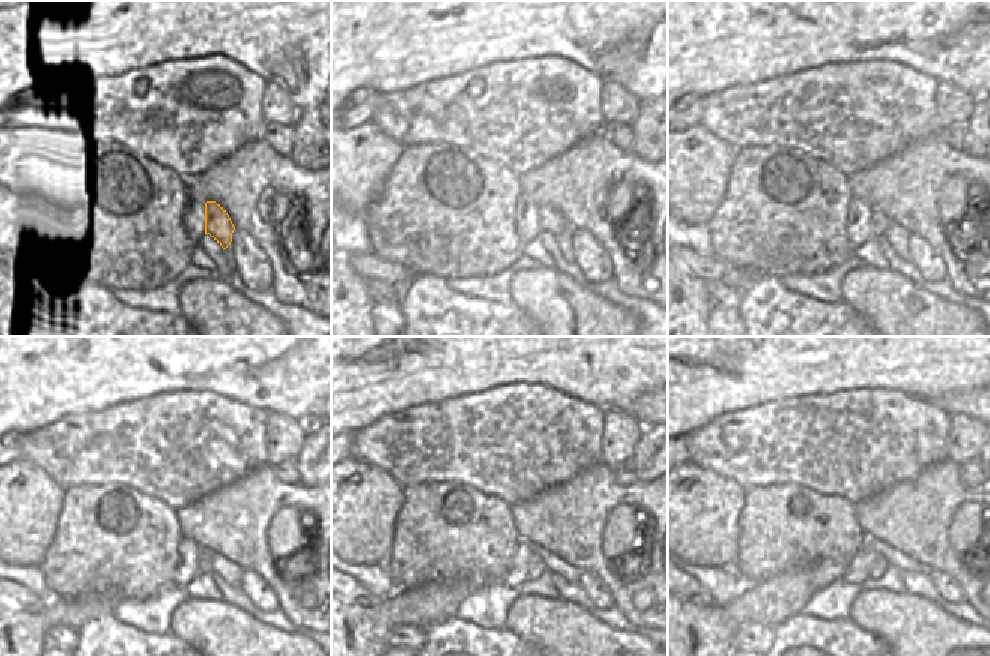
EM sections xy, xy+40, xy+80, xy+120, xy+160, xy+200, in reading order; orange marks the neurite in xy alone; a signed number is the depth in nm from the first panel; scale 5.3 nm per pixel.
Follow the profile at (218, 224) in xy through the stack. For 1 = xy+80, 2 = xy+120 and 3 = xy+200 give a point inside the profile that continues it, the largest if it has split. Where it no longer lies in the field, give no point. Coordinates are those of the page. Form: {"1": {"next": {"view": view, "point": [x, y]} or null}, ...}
{"1": {"next": {"view": "xy+80", "point": [879, 222]}}, "2": {"next": {"view": "xy+120", "point": [204, 557]}}, "3": {"next": {"view": "xy+200", "point": [879, 566]}}}

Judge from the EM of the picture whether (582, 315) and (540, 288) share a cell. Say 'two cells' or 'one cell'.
one cell

